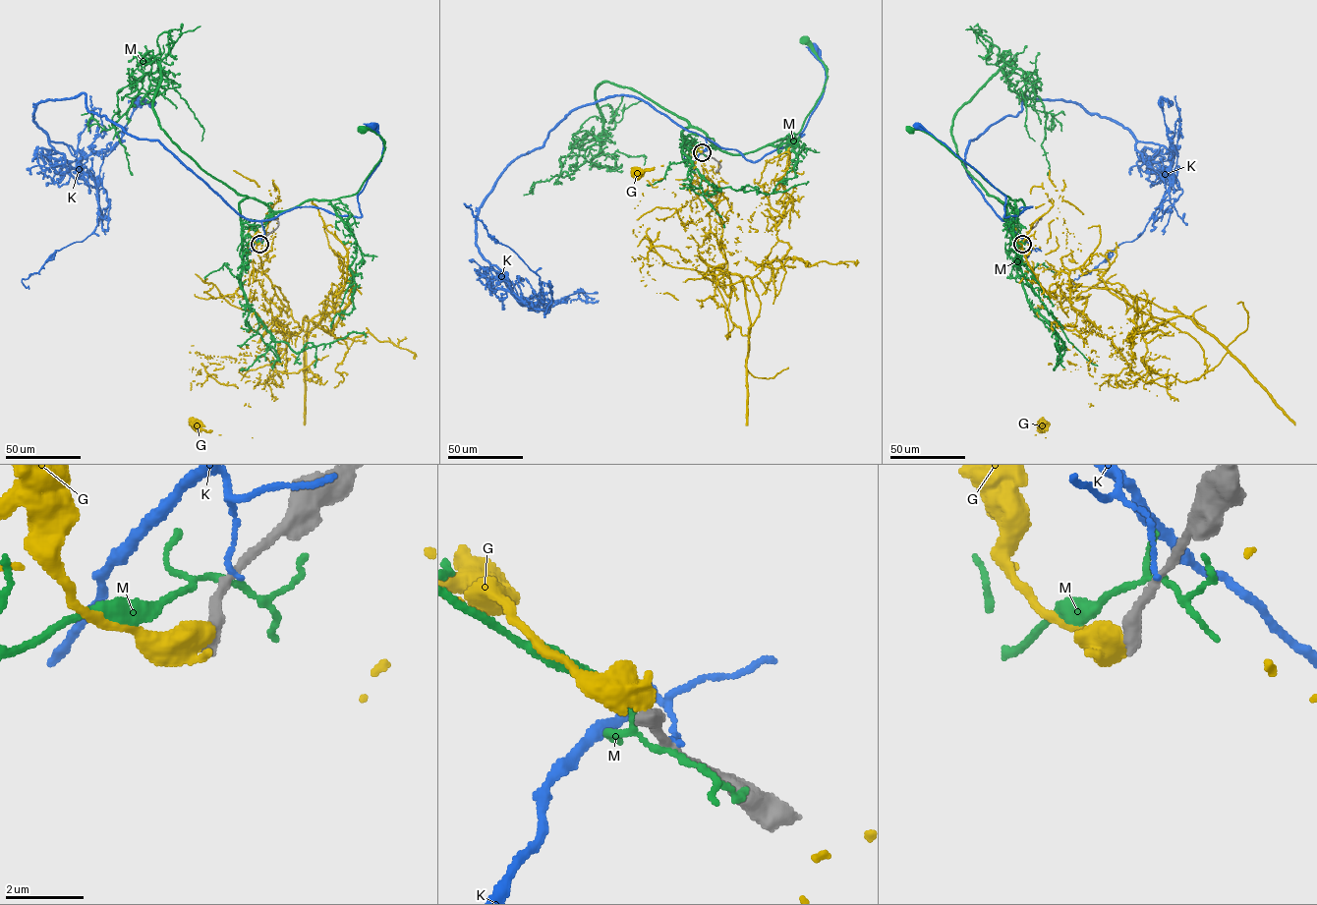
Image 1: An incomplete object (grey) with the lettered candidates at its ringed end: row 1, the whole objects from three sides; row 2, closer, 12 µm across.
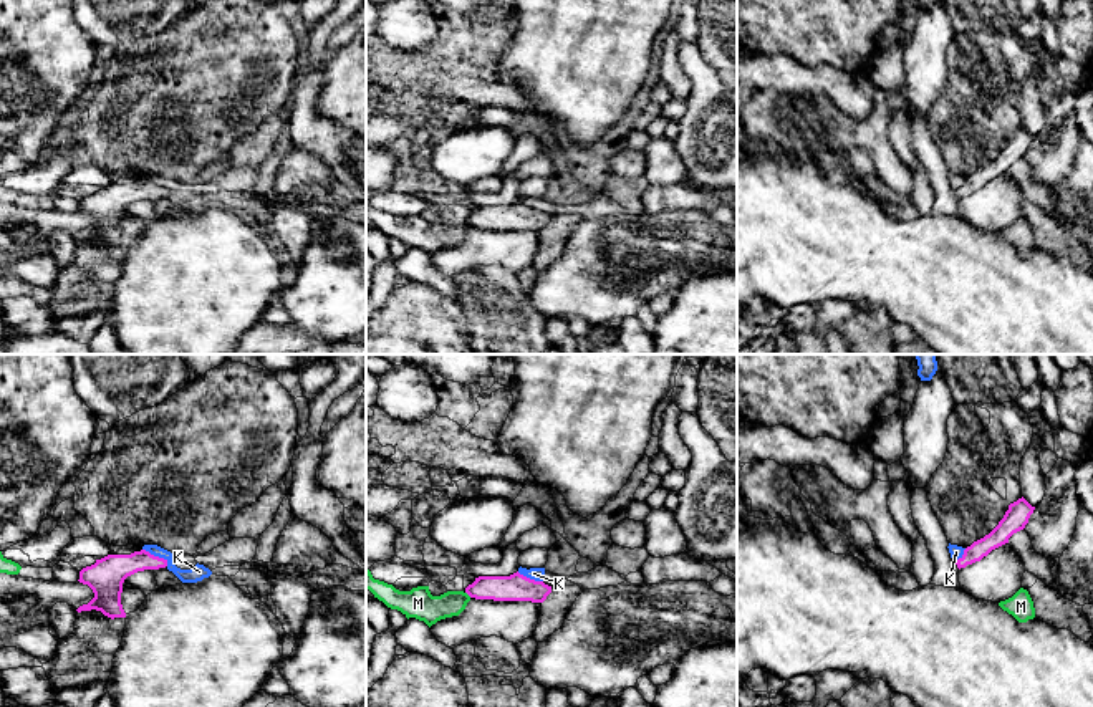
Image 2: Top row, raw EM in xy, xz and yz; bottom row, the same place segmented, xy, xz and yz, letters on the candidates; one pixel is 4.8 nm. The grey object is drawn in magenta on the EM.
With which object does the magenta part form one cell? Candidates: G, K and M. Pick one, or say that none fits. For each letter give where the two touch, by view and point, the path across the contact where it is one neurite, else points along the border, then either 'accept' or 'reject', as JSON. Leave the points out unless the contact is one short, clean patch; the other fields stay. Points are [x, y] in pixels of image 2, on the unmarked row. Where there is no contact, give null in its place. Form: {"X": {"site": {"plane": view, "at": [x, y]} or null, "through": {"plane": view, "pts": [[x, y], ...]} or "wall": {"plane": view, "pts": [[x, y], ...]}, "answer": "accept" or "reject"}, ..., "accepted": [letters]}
{"G": {"site": null, "answer": "reject"}, "K": {"site": {"plane": "xy", "at": [156, 186]}, "wall": {"plane": "xy", "pts": [[143, 177], [161, 186], [168, 194]]}, "answer": "reject"}, "M": {"site": {"plane": "xz", "at": [469, 224]}, "wall": {"plane": "xz", "pts": [[466, 221], [471, 226]]}, "answer": "reject"}, "accepted": []}

